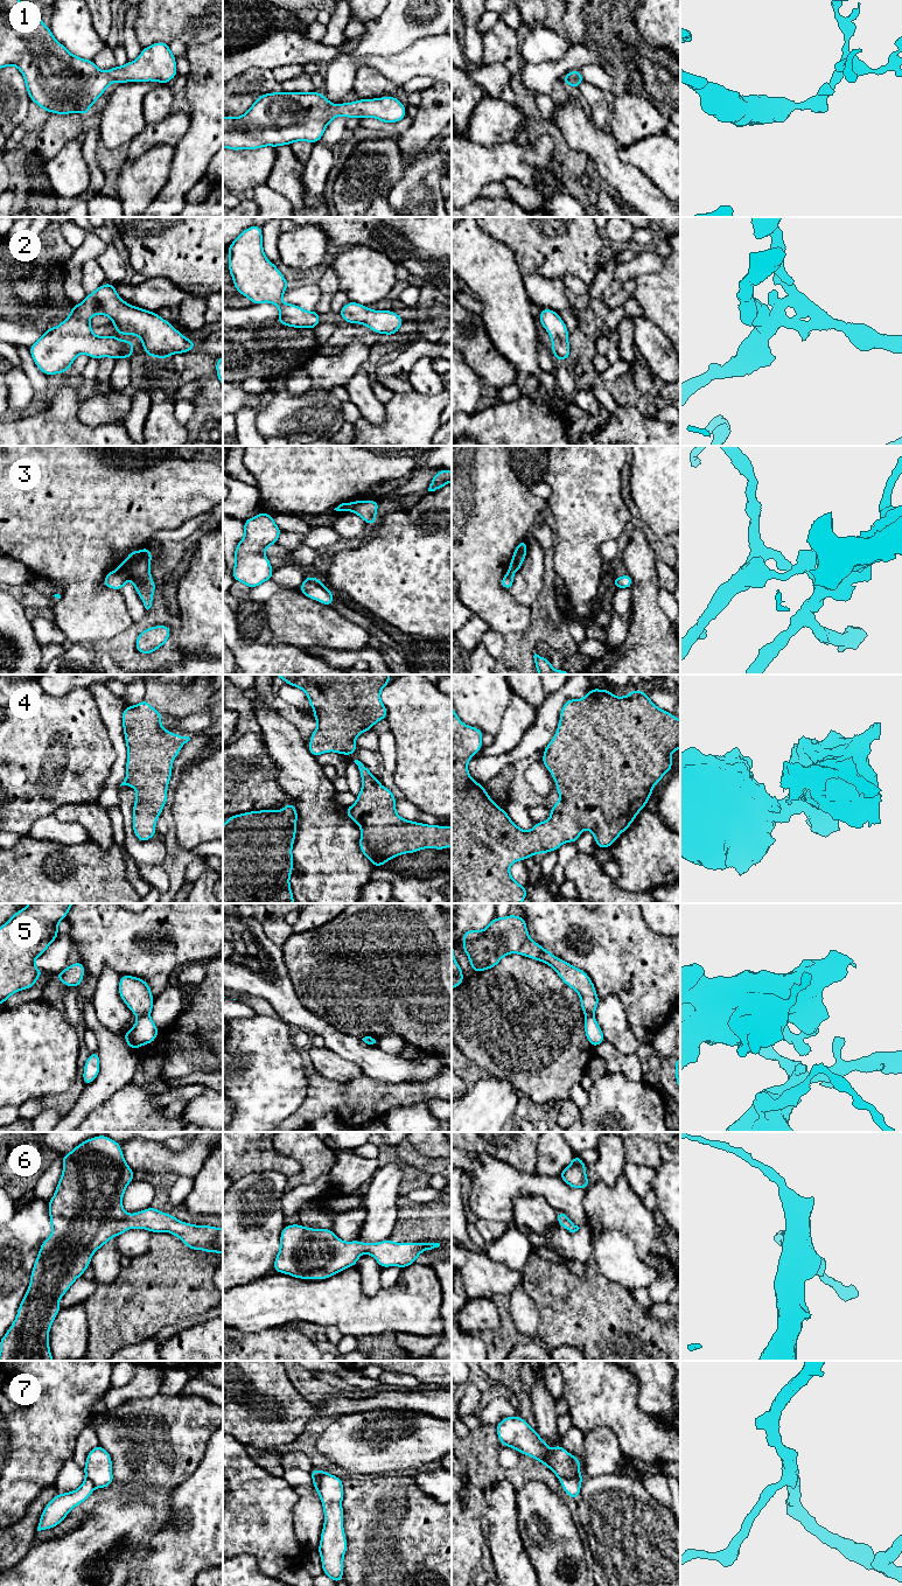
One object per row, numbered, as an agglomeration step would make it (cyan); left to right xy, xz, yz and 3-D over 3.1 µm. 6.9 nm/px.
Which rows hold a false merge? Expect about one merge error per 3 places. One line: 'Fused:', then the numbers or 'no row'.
Fused: 3, 5, 7

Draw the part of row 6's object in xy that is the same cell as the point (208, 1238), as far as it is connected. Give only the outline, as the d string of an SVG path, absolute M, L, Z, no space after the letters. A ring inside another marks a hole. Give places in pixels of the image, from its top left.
M97 1136L77 1145L62 1157L63 1172L53 1199L48 1202L51 1235L41 1244L30 1274L30 1284L16 1318L0 1340L0 1361L54 1361L49 1348L49 1330L61 1311L58 1300L89 1267L92 1255L112 1237L131 1228L152 1232L168 1231L189 1249L223 1255L223 1229L179 1221L175 1216L151 1207L135 1214L123 1209L123 1196L134 1172L125 1162L120 1144Z

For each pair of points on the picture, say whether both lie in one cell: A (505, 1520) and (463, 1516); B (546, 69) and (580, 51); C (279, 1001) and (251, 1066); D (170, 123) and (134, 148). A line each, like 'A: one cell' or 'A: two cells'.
A: two cells
B: one cell
C: two cells
D: one cell

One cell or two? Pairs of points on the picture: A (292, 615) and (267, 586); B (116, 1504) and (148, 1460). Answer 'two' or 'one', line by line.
A: two
B: two

